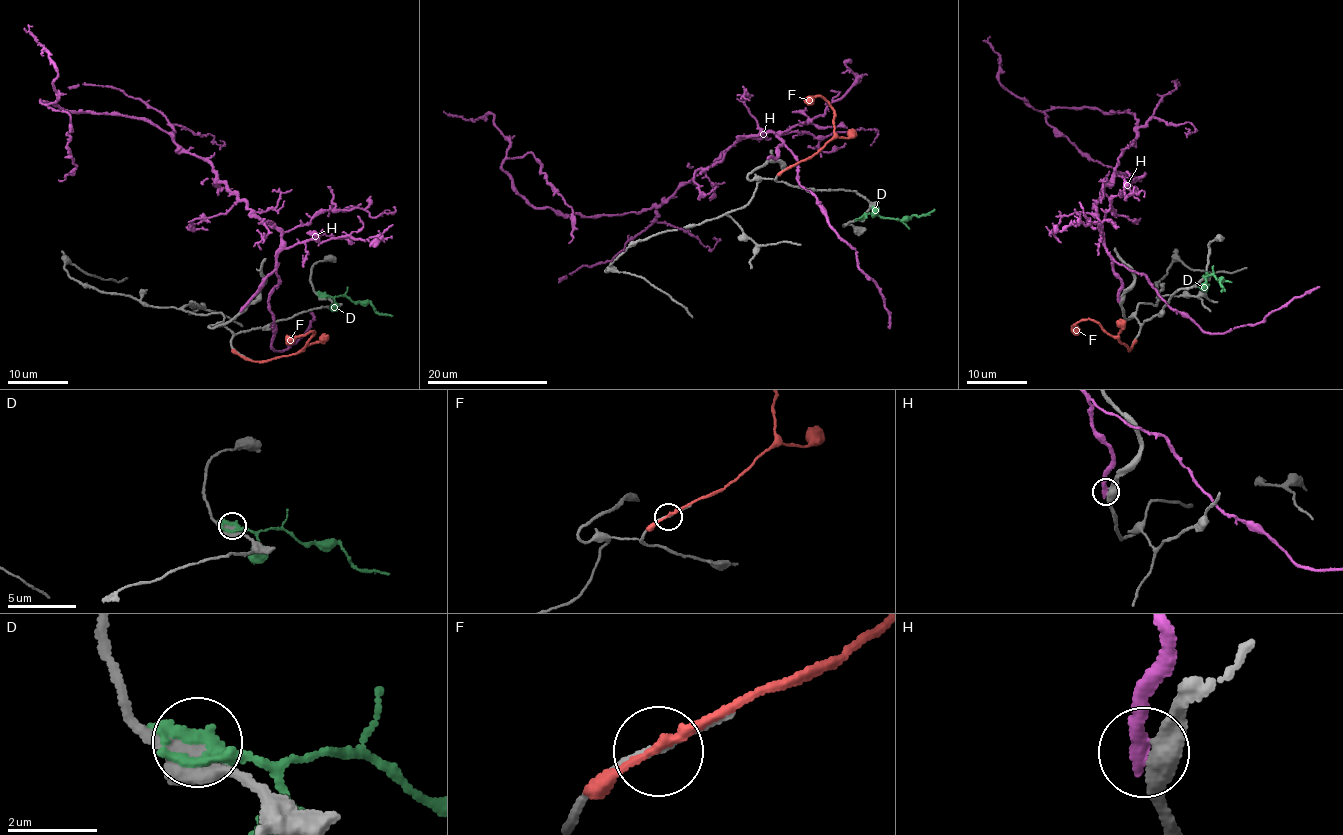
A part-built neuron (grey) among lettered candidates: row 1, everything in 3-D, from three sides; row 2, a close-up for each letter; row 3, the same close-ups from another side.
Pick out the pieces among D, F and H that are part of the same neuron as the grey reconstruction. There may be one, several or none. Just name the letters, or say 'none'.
none

